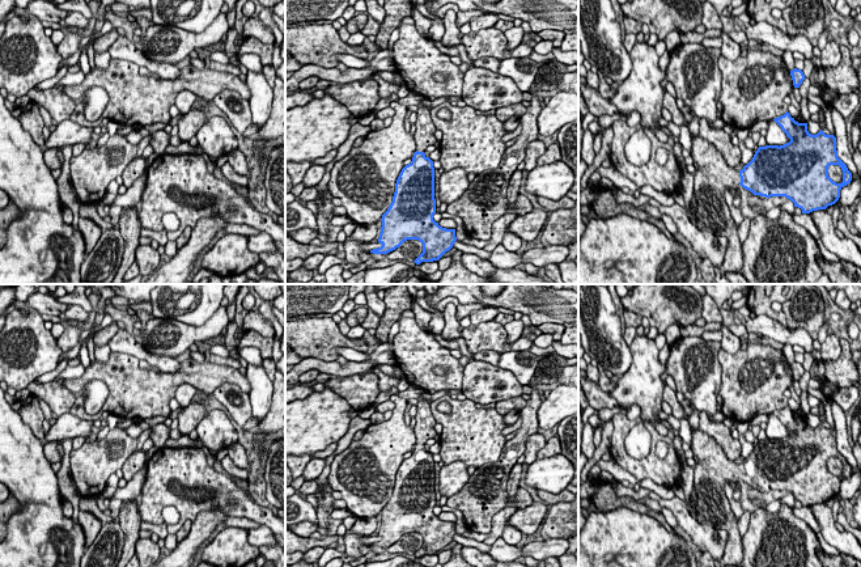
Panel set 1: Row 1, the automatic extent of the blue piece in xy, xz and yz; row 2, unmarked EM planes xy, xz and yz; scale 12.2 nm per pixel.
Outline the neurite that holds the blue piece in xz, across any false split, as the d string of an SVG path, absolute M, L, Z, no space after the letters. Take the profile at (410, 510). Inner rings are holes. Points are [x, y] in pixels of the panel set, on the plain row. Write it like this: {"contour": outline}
{"contour": "M428 401L416 405L416 424L413 428L416 445L412 454L406 458L395 477L393 495L382 508L382 520L378 542L373 547L387 547L407 533L419 533L423 546L413 554L438 554L457 534L455 522L446 522L433 513L436 507L434 461L433 454L425 449L429 439L434 439L436 419Z"}

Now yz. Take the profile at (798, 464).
{"contour": "M788 405L773 414L790 435L780 440L759 440L752 453L739 465L726 457L713 437L699 428L691 430L692 443L690 448L697 458L697 465L694 467L694 490L690 504L697 522L711 525L718 530L724 529L728 533L724 558L720 562L721 567L741 566L743 558L742 537L730 507L730 500L724 491L729 481L737 482L741 478L760 492L785 490L794 496L794 500L801 502L802 507L810 507L835 498L840 491L840 483L852 474L852 466L837 450L836 431L834 428L826 428L822 423L817 428L811 428L807 424L807 416L796 415ZM830 458L839 458L841 461L841 477L836 477L828 470Z"}

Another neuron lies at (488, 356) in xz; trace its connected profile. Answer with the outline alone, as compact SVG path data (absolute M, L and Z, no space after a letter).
M482 351L474 355L474 360L482 360L485 363L491 363L492 365L497 365L500 359L500 354L496 351Z

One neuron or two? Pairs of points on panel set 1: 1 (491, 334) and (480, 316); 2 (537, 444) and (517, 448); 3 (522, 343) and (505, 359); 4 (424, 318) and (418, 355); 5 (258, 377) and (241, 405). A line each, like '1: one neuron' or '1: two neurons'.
1: two neurons
2: two neurons
3: two neurons
4: two neurons
5: two neurons

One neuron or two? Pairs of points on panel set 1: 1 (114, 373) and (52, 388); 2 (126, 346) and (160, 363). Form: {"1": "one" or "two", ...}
{"1": "two", "2": "one"}

